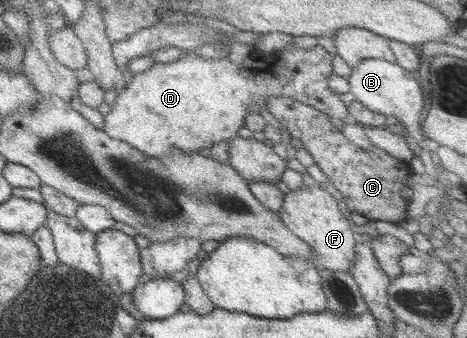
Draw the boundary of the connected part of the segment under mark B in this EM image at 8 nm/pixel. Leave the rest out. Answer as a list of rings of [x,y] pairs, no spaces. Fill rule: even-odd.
[[[364,59],[351,68],[351,74],[347,77],[349,93],[354,95],[356,101],[371,112],[379,113],[386,117],[394,117],[408,128],[410,135],[420,145],[420,149],[431,148],[432,145],[423,136],[421,112],[424,106],[424,94],[418,70],[407,71],[393,61],[382,59]]]

